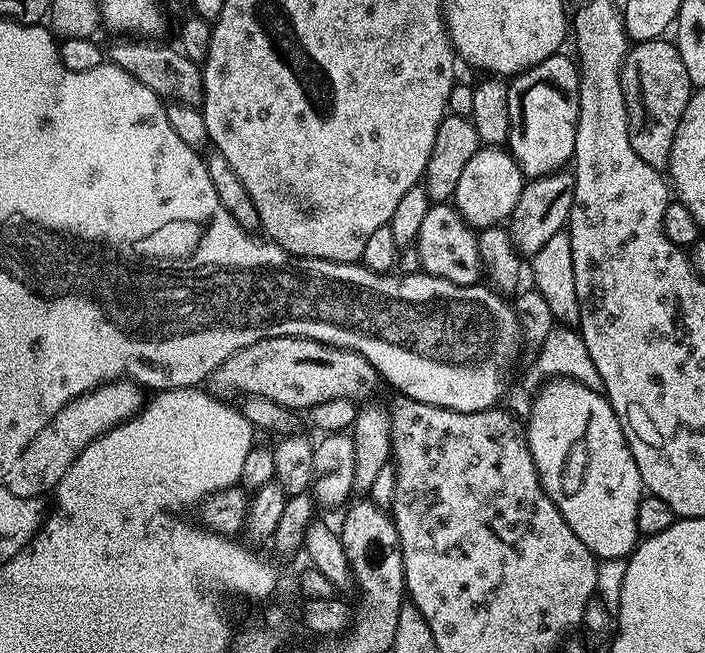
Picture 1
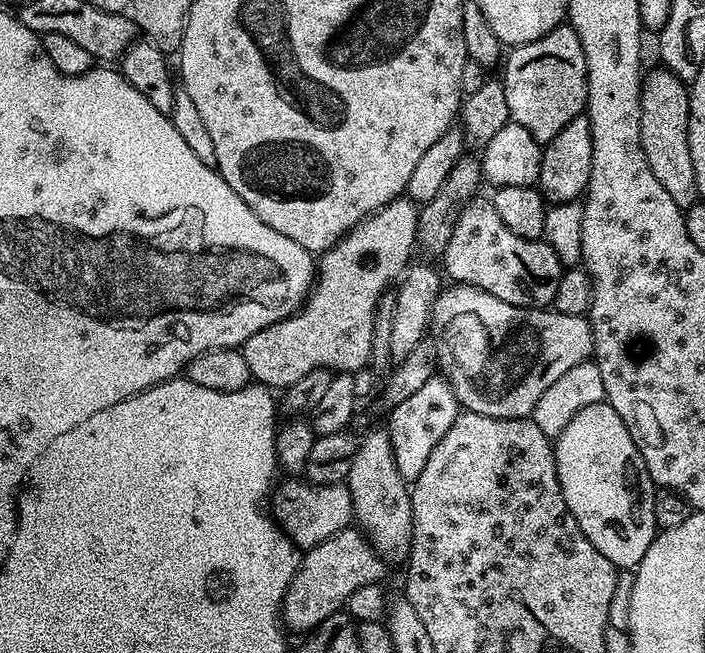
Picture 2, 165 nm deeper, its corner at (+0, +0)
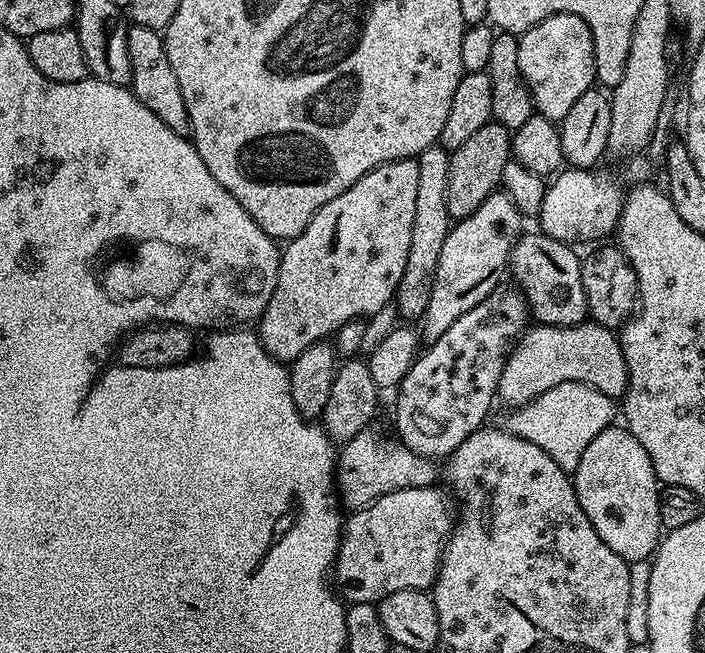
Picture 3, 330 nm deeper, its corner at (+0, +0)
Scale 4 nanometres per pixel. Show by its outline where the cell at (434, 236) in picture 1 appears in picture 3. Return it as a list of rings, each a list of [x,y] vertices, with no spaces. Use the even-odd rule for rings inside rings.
[[[533,230],[525,231],[520,239],[512,245],[510,253],[510,276],[517,288],[524,293],[528,299],[530,316],[533,321],[541,324],[553,324],[561,328],[562,326],[572,326],[574,324],[585,323],[589,319],[588,303],[586,294],[582,290],[582,270],[580,269],[581,257],[576,256],[577,249],[570,244],[563,244],[561,240],[550,238],[544,232]]]

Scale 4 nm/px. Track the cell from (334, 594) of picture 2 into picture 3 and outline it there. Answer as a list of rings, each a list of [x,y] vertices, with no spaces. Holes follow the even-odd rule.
[[[440,486],[399,488],[364,508],[355,509],[349,515],[352,517],[343,521],[340,549],[334,565],[334,584],[345,601],[352,604],[376,604],[382,598],[394,594],[394,590],[431,589],[440,572],[444,546],[454,527],[453,501],[449,493],[445,492]]]

